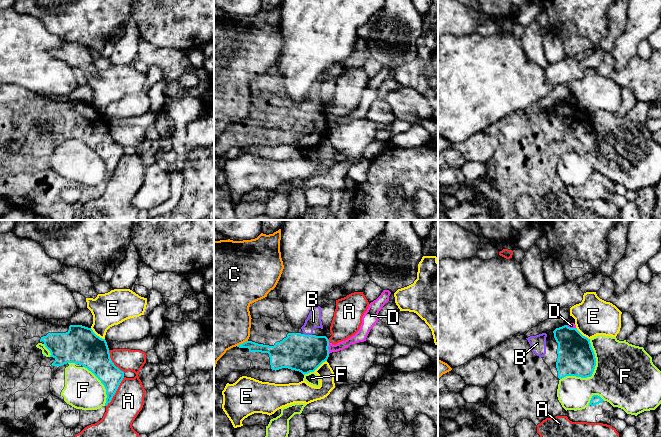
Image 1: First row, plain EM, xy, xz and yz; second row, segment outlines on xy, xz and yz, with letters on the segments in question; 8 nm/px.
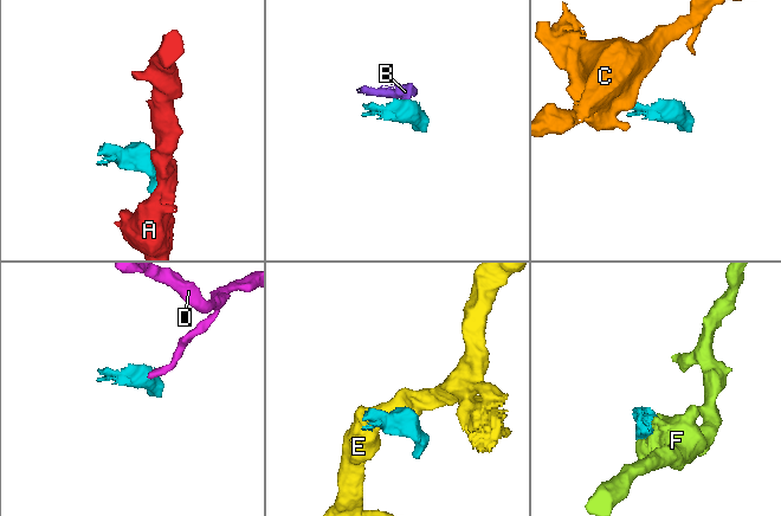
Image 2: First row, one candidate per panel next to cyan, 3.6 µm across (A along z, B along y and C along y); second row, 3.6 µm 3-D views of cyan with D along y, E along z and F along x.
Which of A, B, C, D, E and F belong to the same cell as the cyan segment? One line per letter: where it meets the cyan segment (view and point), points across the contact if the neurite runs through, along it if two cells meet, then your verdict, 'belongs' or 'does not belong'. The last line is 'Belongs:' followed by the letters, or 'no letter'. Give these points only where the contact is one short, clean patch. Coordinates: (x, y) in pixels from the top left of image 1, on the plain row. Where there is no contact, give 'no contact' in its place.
A: contact xy (115, 168); does not belong
B: contact xz (308, 111); belongs
C: contact xz (242, 119); border xz (247, 116), (237, 122); does not belong
D: contact xz (327, 124); border xz (329, 119), (328, 129); does not belong
E: contact xy (96, 111); border xy (90, 104), (104, 115); does not belong
F: contact yz (592, 149); does not belong
Belongs: B

